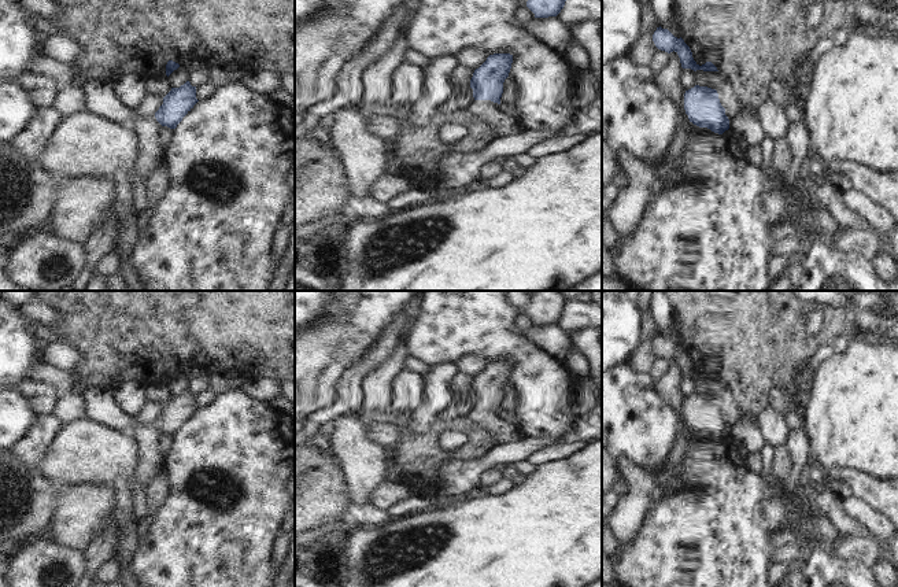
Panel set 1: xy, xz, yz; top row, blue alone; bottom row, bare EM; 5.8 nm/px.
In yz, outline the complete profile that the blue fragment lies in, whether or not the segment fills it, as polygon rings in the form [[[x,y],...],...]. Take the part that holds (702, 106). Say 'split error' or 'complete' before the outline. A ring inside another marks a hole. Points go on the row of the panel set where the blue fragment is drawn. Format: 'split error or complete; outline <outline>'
complete; outline [[[695,85],[684,93],[684,110],[690,122],[723,134],[729,129],[729,119],[716,89]]]

